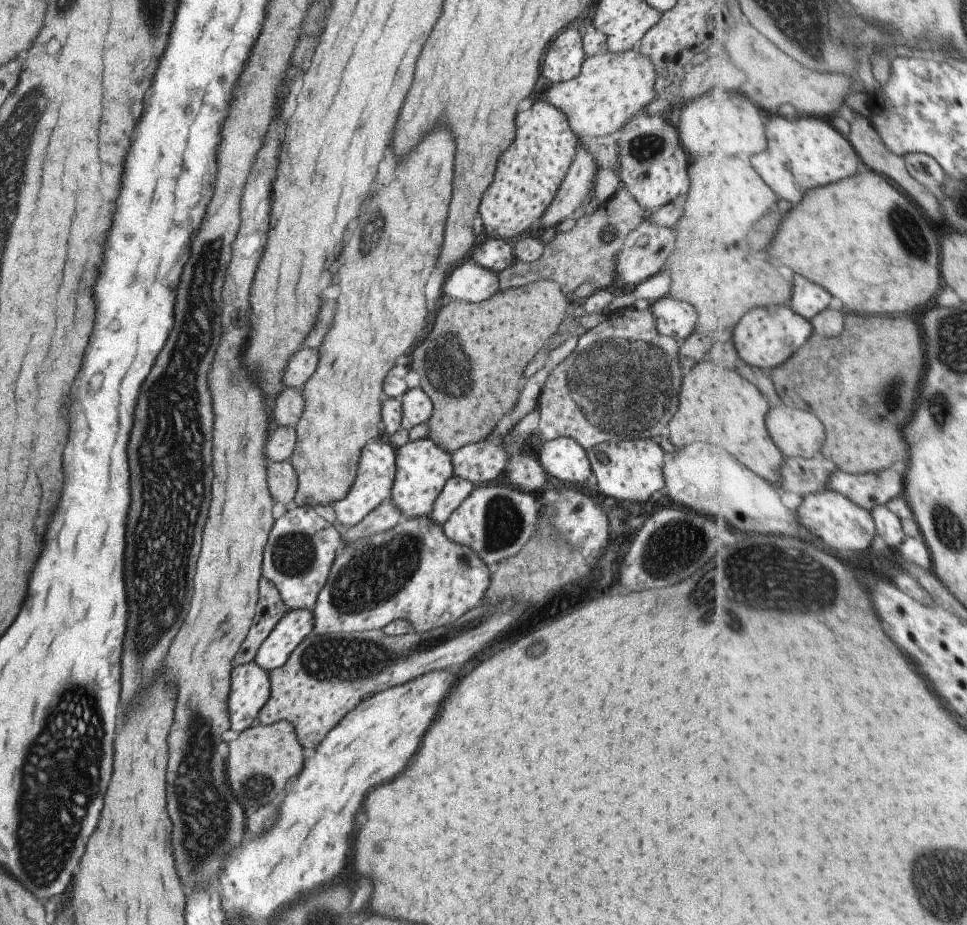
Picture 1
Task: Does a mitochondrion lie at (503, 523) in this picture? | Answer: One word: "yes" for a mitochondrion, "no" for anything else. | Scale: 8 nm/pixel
yes

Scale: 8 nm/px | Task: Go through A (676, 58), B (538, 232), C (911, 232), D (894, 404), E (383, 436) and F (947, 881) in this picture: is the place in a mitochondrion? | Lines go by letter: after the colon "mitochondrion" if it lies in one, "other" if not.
A: other
B: other
C: mitochondrion
D: mitochondrion
E: other
F: mitochondrion

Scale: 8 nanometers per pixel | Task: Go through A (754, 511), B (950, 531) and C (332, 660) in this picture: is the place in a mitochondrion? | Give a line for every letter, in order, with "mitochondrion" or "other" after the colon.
A: other
B: mitochondrion
C: mitochondrion

